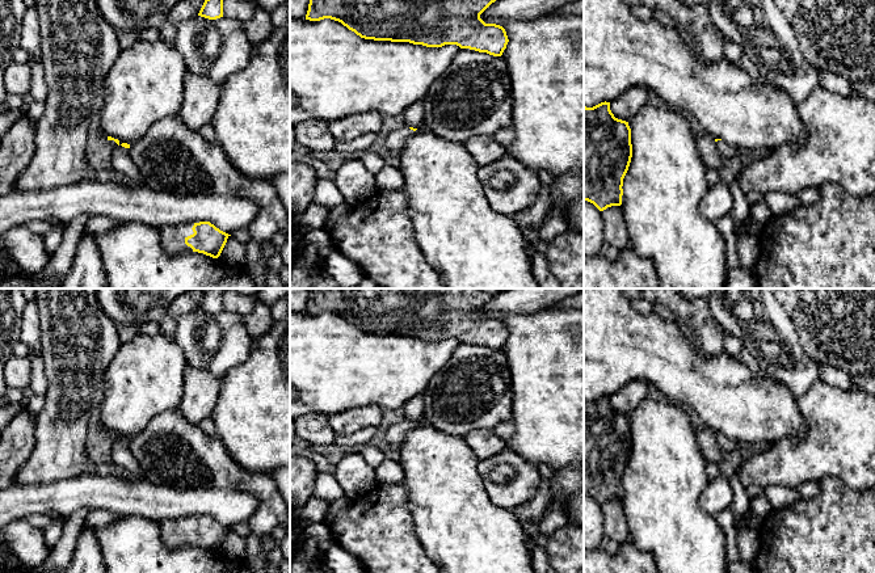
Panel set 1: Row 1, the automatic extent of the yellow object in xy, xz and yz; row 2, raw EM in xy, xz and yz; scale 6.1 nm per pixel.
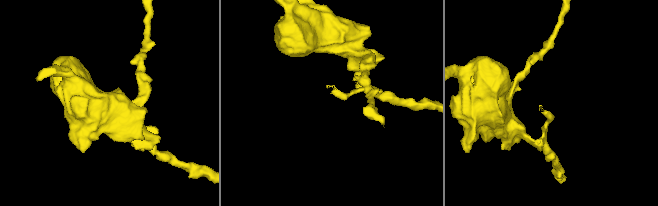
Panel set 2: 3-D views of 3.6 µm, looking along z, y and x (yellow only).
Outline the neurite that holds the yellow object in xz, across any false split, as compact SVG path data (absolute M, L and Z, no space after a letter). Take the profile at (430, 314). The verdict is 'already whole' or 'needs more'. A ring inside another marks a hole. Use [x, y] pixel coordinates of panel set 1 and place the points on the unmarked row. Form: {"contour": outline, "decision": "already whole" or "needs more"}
{"contour": "M307 288L306 313L331 312L365 333L409 336L426 341L457 338L501 350L509 336L506 325L485 317L480 308L497 292L508 288Z", "decision": "already whole"}

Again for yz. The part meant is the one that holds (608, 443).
{"contour": "M610 396L584 400L584 494L600 505L621 500L631 451L628 416L614 410Z", "decision": "already whole"}

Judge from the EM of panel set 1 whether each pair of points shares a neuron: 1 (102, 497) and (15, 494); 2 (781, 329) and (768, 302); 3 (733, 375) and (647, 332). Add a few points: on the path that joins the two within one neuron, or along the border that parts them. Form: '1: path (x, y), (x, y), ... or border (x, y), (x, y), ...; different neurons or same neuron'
1: path (80, 497), (37, 497); same neuron
2: path (781, 323), (773, 308); same neuron
3: path (712, 375), (690, 375), (668, 353); same neuron

